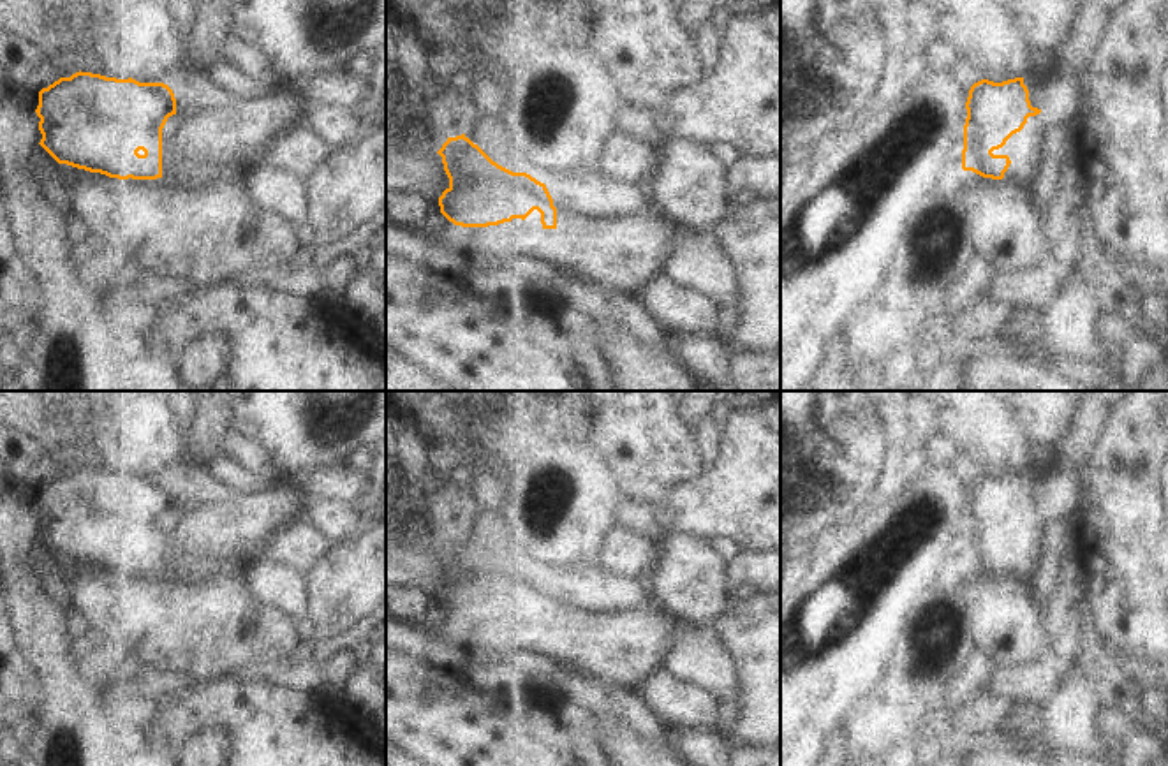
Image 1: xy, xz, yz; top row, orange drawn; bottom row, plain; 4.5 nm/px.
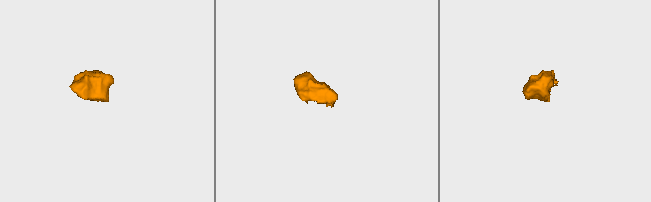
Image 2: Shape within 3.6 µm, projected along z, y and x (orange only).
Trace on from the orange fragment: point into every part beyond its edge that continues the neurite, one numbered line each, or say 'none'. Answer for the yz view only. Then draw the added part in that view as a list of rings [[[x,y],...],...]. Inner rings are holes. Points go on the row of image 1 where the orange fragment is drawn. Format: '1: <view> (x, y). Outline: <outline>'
1: yz (1020, 148). Outline: [[[1025,132],[1013,134],[1006,144],[992,151],[994,155],[1008,155],[1011,164],[1004,178],[1013,181],[1031,180],[1039,160],[1039,151],[1032,137]]]

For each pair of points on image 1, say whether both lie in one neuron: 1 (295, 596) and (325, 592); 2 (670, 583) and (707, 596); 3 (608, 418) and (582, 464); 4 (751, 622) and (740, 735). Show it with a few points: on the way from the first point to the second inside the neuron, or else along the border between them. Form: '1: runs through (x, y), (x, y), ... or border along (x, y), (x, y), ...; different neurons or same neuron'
1: border along (305, 576), (310, 587), (310, 613); different neurons
2: runs through (679, 583), (691, 583), (698, 590); same neuron
3: border along (550, 437), (585, 442), (619, 478); different neurons
4: runs through (758, 650), (758, 707); same neuron

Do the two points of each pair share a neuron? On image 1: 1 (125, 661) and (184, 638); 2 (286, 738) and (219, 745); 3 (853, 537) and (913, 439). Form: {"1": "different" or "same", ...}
{"1": "same", "2": "different", "3": "different"}

